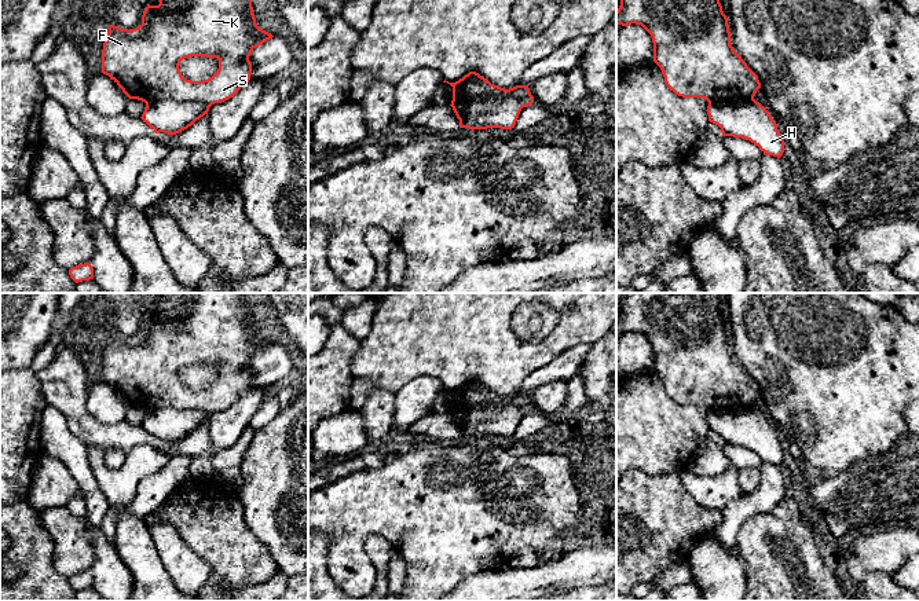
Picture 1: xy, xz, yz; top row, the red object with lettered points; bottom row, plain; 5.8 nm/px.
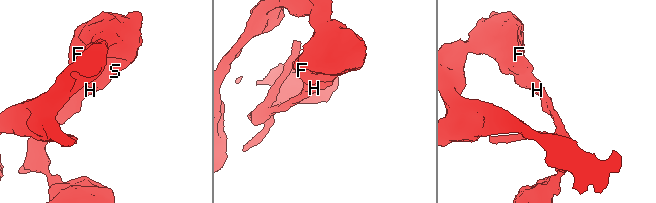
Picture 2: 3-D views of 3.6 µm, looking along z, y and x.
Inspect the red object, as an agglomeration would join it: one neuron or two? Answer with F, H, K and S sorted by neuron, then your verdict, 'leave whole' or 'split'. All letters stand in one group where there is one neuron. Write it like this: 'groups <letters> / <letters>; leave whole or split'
groups F K S / H; split

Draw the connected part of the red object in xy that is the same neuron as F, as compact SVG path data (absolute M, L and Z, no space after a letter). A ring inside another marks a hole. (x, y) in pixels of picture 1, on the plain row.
M149 293L150 300L160 304L158 314L147 312L142 323L142 331L135 337L121 337L109 333L109 341L102 358L102 381L109 384L129 407L144 411L158 408L199 410L208 414L221 411L233 406L252 382L249 364L252 359L274 344L256 331L252 315L252 304L245 293ZM206 364L217 366L217 380L204 389L191 389L182 384L179 373L184 366Z

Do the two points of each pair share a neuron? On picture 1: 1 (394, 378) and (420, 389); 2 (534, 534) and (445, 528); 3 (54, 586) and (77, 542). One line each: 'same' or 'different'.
1: different
2: same
3: different

